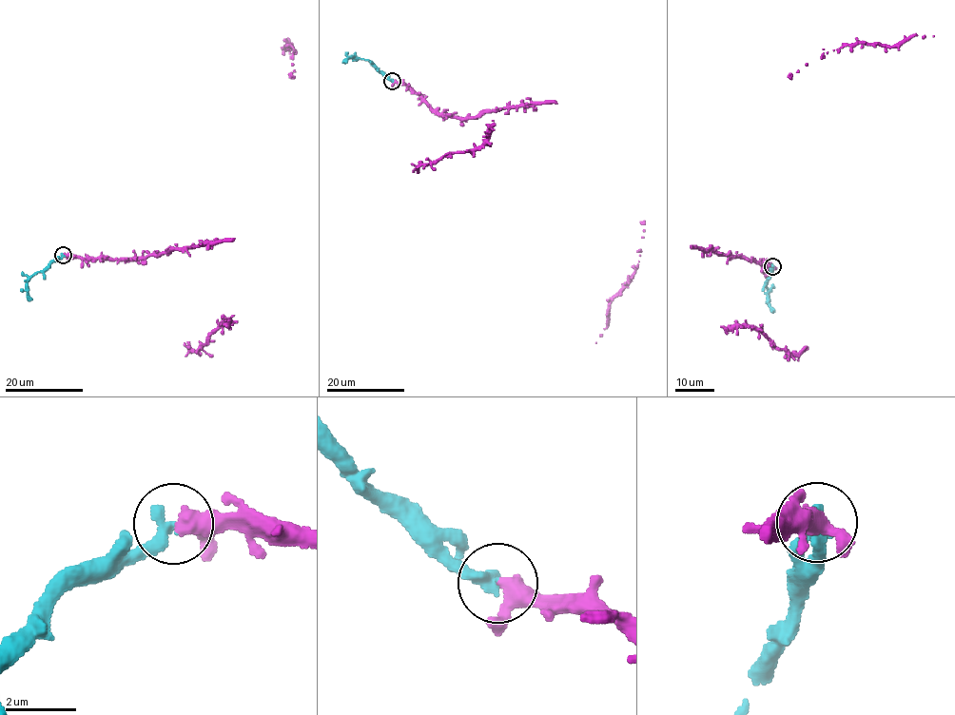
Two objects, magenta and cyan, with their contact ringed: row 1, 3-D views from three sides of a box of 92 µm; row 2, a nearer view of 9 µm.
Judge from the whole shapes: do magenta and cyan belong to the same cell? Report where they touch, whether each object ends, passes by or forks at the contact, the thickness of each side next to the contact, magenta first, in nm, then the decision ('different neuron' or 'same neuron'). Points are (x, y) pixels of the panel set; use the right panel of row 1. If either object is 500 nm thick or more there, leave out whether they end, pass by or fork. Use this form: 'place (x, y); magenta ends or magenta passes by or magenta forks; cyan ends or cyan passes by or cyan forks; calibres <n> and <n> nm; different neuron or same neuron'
place (772, 266); magenta passes by; cyan ends; calibres 340 and 380 nm; same neuron

